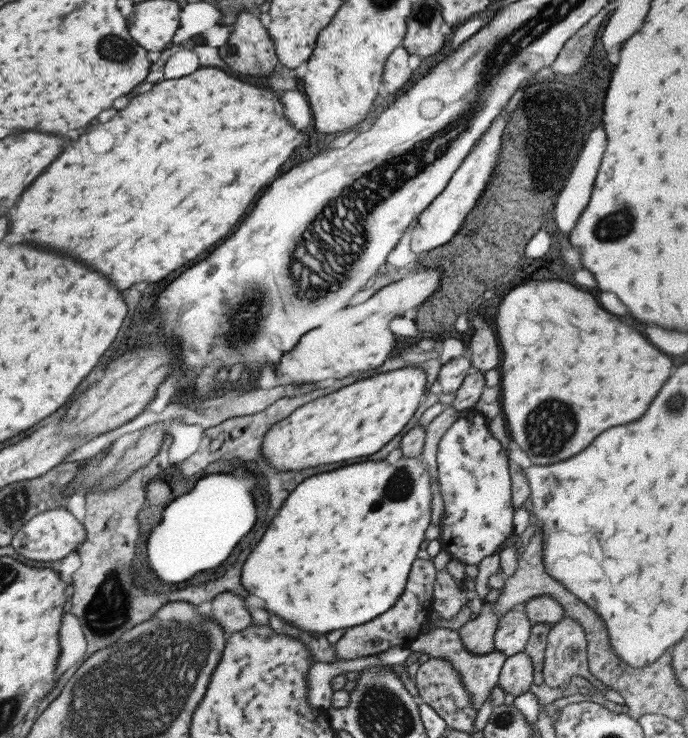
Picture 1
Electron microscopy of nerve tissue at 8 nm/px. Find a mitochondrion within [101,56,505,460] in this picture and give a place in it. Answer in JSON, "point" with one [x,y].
{"point":[243,327]}

